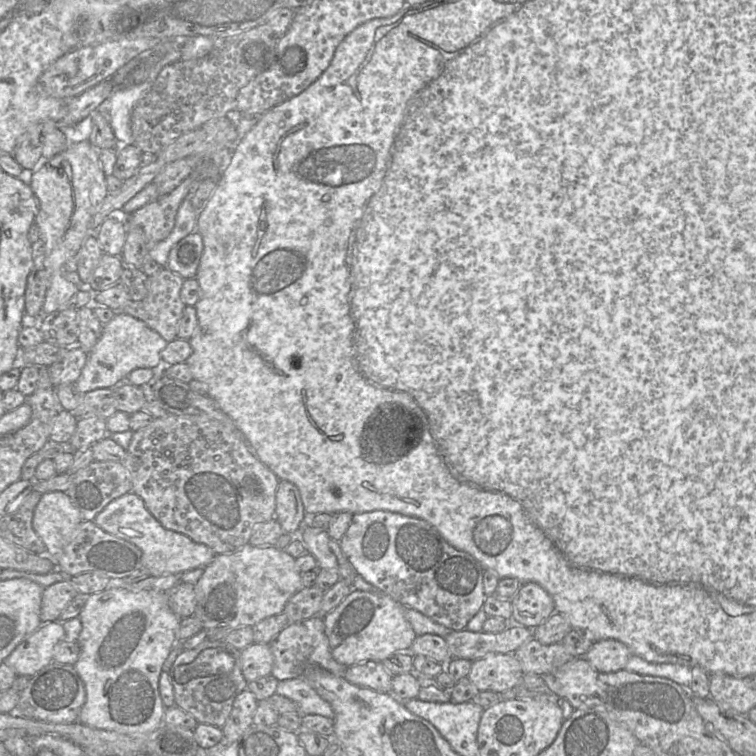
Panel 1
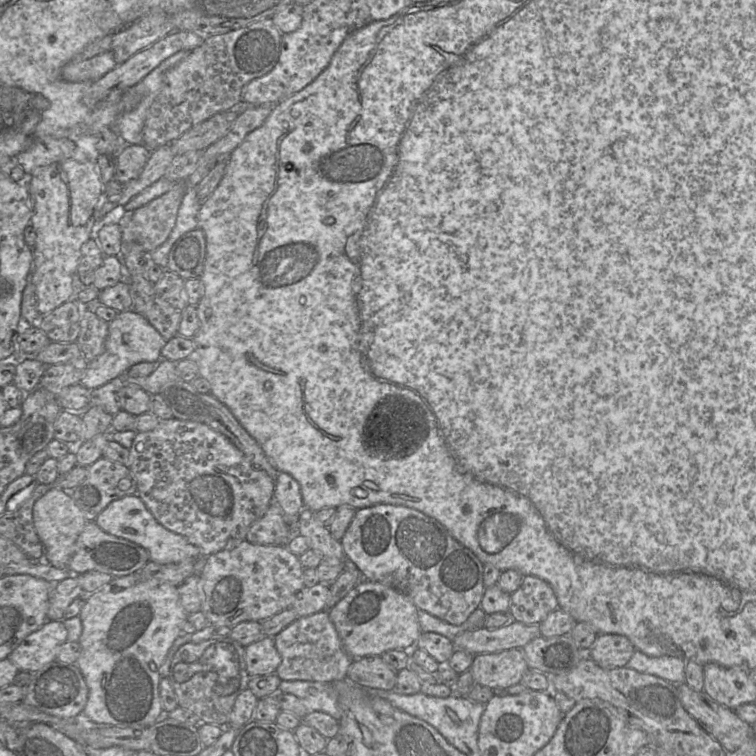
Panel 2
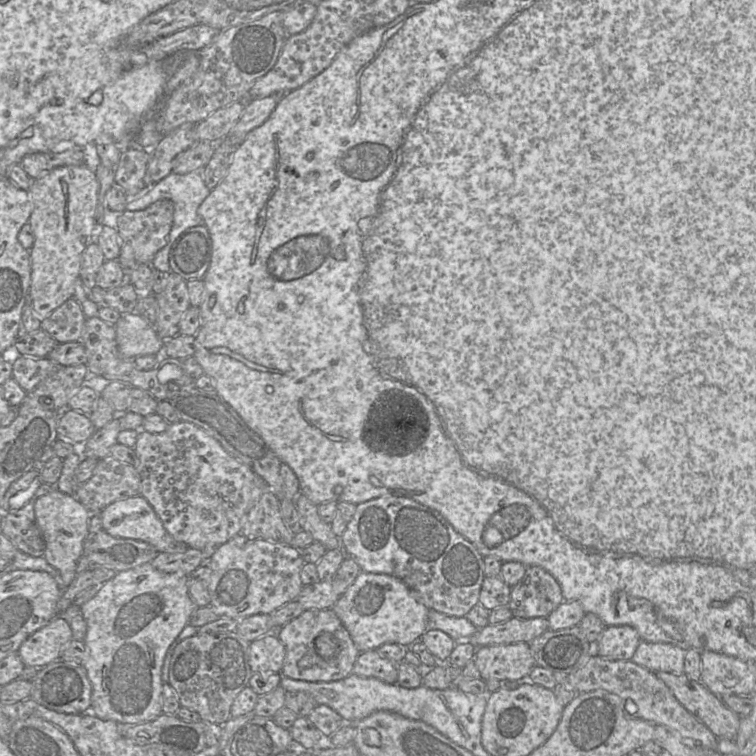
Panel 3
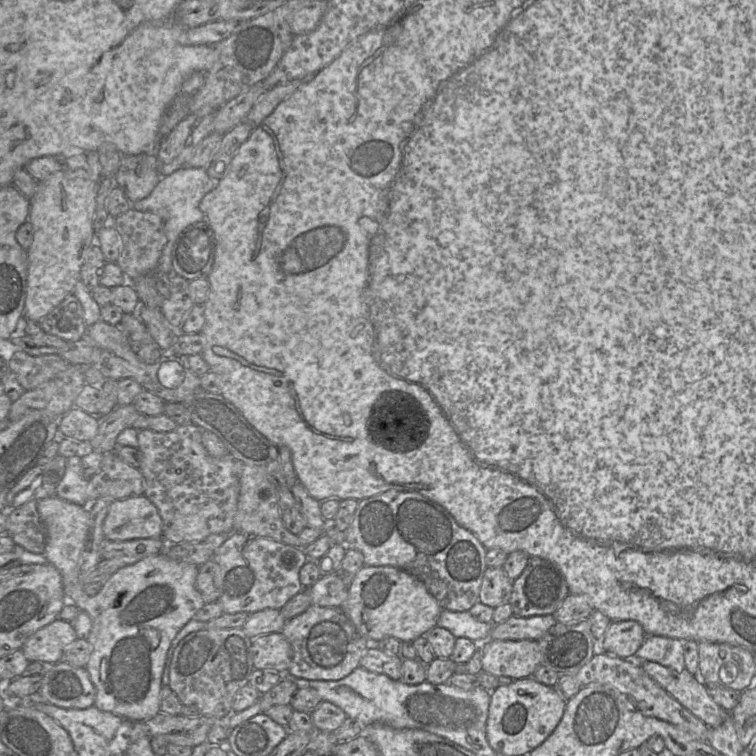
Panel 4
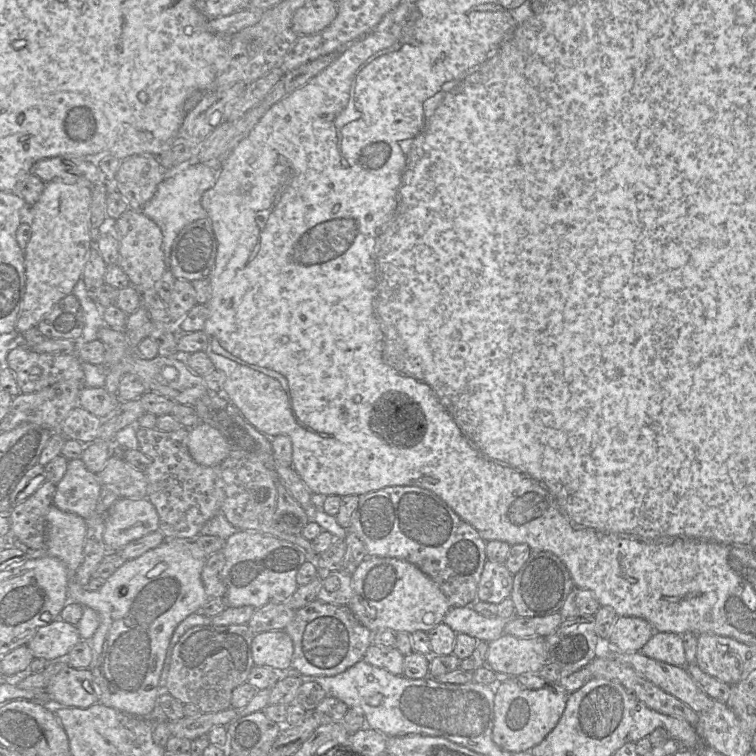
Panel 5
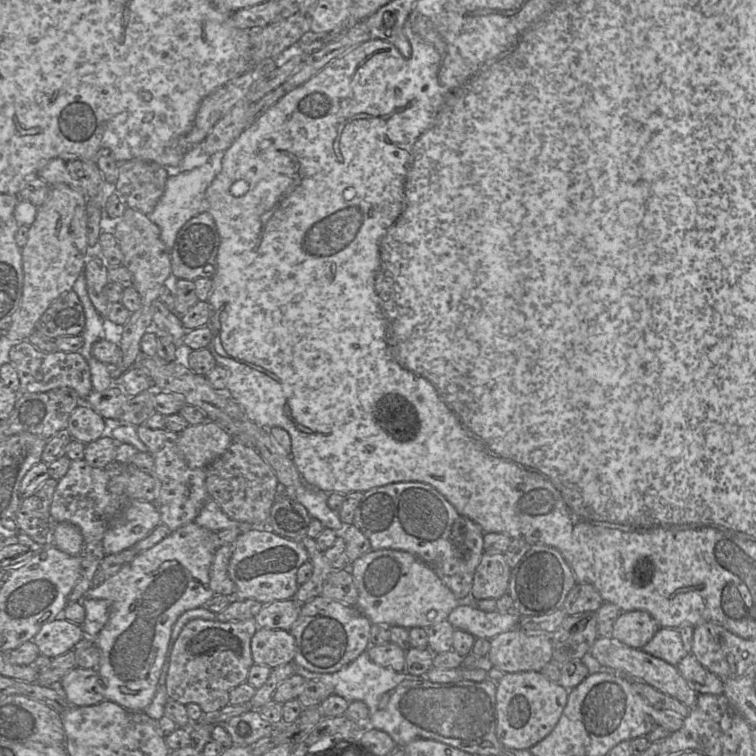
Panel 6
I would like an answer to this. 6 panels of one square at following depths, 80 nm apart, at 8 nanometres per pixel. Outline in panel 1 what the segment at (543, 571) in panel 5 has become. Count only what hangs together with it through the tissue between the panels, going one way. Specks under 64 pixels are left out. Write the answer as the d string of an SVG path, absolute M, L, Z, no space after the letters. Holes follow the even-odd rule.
M522 583L511 598L511 622L535 629L555 612L553 597L538 583Z

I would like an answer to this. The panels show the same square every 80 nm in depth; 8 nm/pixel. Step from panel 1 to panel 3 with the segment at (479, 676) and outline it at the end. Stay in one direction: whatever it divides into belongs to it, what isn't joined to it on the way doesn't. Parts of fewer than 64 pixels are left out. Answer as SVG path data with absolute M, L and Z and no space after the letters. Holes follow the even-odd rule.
M526 642L478 647L474 654L480 678L525 681L536 666L530 646Z

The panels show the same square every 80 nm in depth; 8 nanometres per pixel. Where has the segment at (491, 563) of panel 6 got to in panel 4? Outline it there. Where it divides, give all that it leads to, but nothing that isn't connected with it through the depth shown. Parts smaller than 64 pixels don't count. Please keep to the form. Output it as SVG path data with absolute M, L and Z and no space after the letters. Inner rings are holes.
M487 567L479 592L479 601L495 608L510 601L513 589L511 580L502 567Z

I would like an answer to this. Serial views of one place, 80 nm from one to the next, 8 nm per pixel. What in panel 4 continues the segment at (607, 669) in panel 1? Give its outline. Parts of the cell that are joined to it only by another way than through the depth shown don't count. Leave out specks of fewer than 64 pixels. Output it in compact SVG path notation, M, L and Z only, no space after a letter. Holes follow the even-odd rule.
M612 621L598 646L601 646L605 654L635 659L635 654L645 638L646 632L637 621Z

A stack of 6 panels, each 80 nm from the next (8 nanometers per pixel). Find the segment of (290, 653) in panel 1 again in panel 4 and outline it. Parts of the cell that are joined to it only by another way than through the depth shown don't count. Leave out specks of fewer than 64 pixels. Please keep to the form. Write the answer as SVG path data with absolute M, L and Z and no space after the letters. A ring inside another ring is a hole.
M311 604L304 612L286 622L281 633L292 647L292 660L287 673L307 680L340 680L360 666L371 644L356 630L341 607Z

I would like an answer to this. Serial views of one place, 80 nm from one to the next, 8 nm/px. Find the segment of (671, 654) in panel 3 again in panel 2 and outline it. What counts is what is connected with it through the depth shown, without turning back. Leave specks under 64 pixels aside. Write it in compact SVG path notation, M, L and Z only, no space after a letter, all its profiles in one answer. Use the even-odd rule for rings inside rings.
M636 649L625 666L679 685L685 682L685 665L686 661L682 658L674 656L652 657Z

